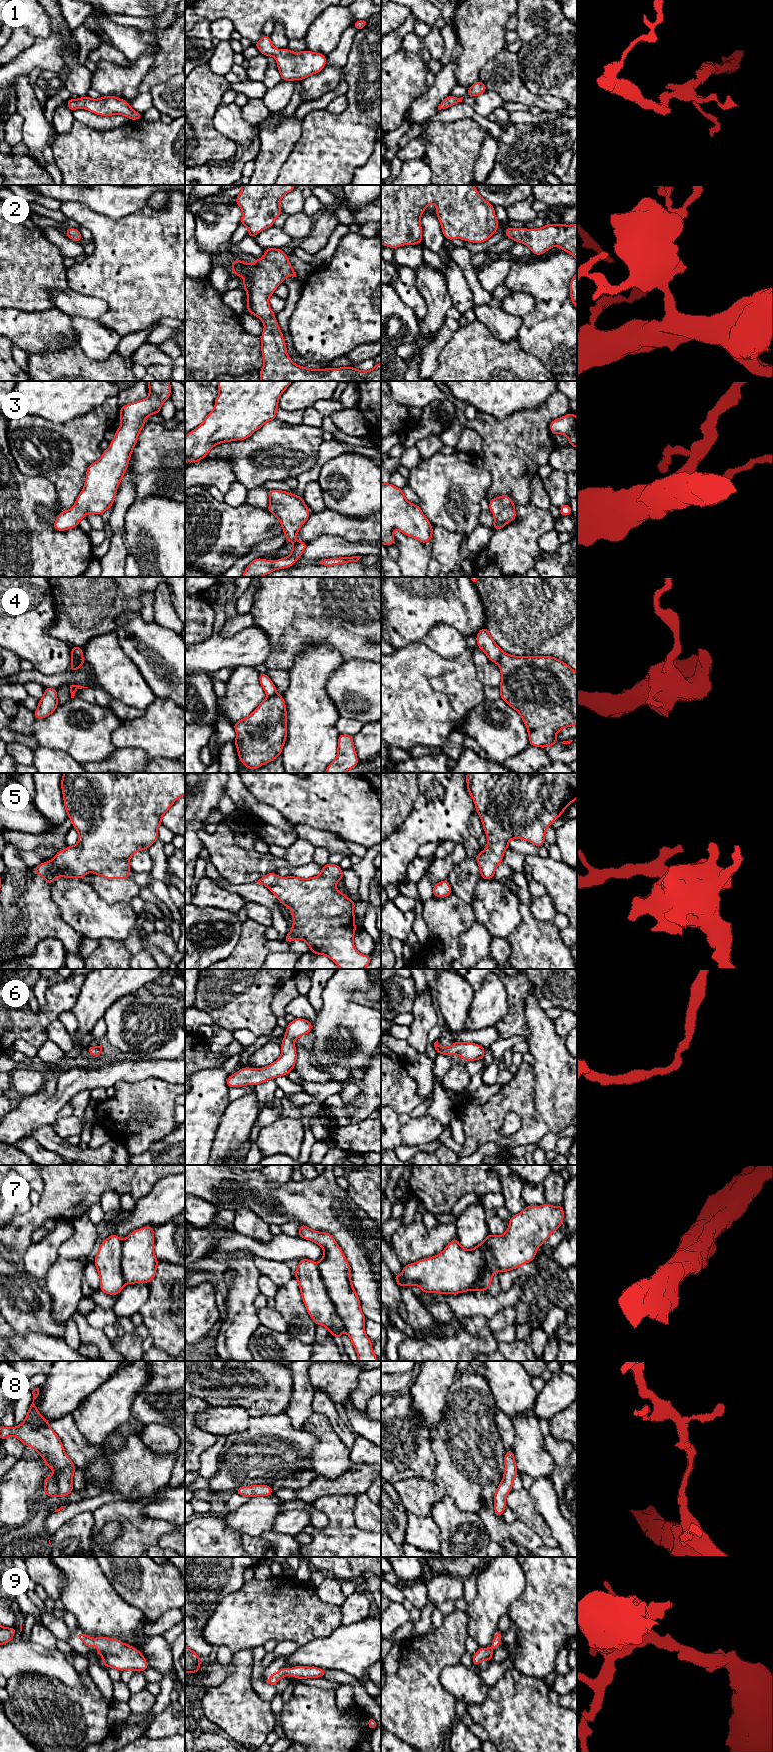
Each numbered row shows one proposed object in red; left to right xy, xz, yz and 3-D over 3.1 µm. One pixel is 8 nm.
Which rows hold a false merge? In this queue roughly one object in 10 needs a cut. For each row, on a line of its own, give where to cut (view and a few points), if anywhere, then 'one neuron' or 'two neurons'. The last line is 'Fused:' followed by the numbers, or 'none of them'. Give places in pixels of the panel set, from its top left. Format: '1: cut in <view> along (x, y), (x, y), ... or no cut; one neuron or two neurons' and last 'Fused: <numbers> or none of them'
1: no cut; one neuron
2: no cut; one neuron
3: no cut; one neuron
4: cut in xy along (82, 657), (71, 665); two neurons
5: no cut; one neuron
6: no cut; one neuron
7: no cut; one neuron
8: no cut; one neuron
9: no cut; one neuron
Fused: 4

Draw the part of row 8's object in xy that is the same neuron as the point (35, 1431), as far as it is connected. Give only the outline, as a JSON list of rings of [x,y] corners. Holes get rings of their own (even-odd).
[[[39,1388],[34,1389],[32,1394],[33,1402],[25,1420],[18,1427],[7,1428],[1,1425],[0,1439],[3,1441],[9,1436],[14,1436],[25,1446],[35,1449],[45,1465],[53,1470],[53,1474],[44,1479],[43,1493],[51,1497],[64,1497],[73,1491],[76,1466],[67,1456],[59,1436],[34,1404],[39,1395]]]

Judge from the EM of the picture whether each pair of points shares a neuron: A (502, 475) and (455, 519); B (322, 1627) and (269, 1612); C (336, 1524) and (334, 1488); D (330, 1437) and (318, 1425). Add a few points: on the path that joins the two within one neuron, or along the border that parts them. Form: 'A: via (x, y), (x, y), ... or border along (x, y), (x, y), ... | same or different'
A: border along (483, 465), (490, 475), (490, 487), (485, 496) | different
B: via (309, 1618), (291, 1612), (282, 1612) | same
C: border along (354, 1495), (324, 1495), (318, 1497), (312, 1503) | different
D: via (327, 1434), (321, 1428) | same

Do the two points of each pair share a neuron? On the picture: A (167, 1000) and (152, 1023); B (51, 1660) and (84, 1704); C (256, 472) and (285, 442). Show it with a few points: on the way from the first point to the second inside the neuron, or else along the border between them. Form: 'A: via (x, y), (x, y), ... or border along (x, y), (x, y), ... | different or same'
A: border along (160, 1005), (168, 1009), (174, 1017) | different
B: border along (49, 1677), (54, 1677), (70, 1686), (83, 1686) | different
C: via (262, 464), (277, 447) | same

